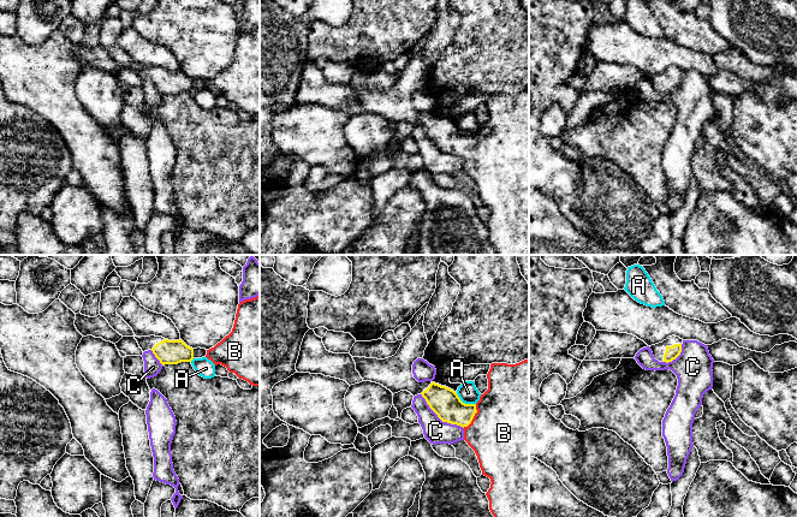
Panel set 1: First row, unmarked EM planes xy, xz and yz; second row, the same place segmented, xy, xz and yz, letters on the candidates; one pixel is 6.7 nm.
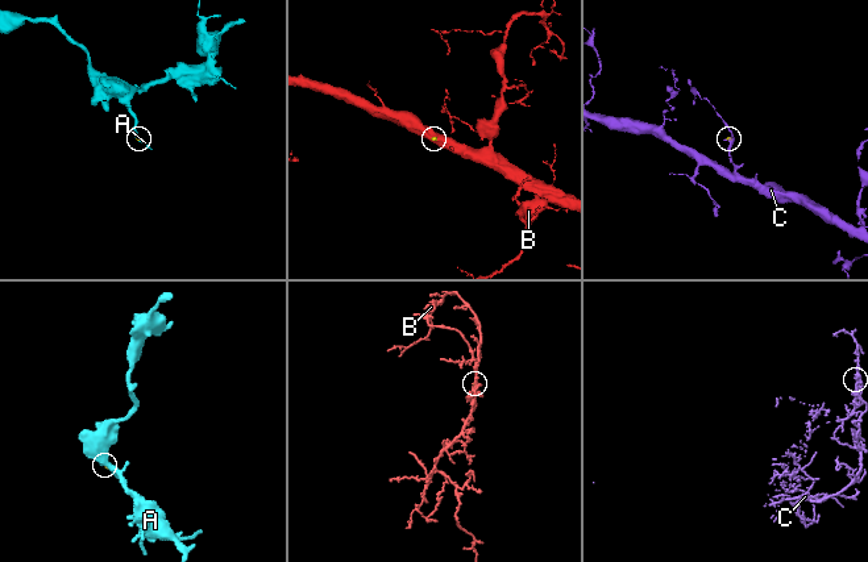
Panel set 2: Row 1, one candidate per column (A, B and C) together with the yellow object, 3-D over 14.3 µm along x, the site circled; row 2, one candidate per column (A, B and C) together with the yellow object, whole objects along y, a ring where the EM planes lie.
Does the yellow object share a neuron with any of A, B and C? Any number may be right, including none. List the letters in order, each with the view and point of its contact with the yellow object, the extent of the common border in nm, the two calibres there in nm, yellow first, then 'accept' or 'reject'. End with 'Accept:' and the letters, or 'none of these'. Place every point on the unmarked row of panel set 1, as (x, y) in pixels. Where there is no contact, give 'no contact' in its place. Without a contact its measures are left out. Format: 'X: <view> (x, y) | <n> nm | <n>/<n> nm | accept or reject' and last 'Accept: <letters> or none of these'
A: xz (464, 134) | 150 nm | 190/130 nm | reject
B: xz (473, 148) | 190 nm | 190/500 nm | accept
C: xz (439, 148) | 360 nm | 190/160 nm | reject
Accept: B

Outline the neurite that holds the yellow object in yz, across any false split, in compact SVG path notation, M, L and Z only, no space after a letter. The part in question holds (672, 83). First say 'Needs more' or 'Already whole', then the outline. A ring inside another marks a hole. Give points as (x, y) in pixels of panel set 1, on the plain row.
Needs more. M672 66L668 67L666 71L664 71L662 73L652 76L649 78L655 90L658 90L659 93L668 94L676 90L680 85L682 75L683 70Z

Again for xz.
Needs more. M424 44L394 87L385 90L352 88L356 101L363 112L380 114L393 125L400 121L408 121L414 127L421 125L442 153L460 156L464 171L477 186L482 206L490 209L486 226L496 255L529 255L529 91L492 94L487 105L488 120L476 135L465 135L453 120L433 112L418 113L414 108L412 95L423 88L428 76Z

